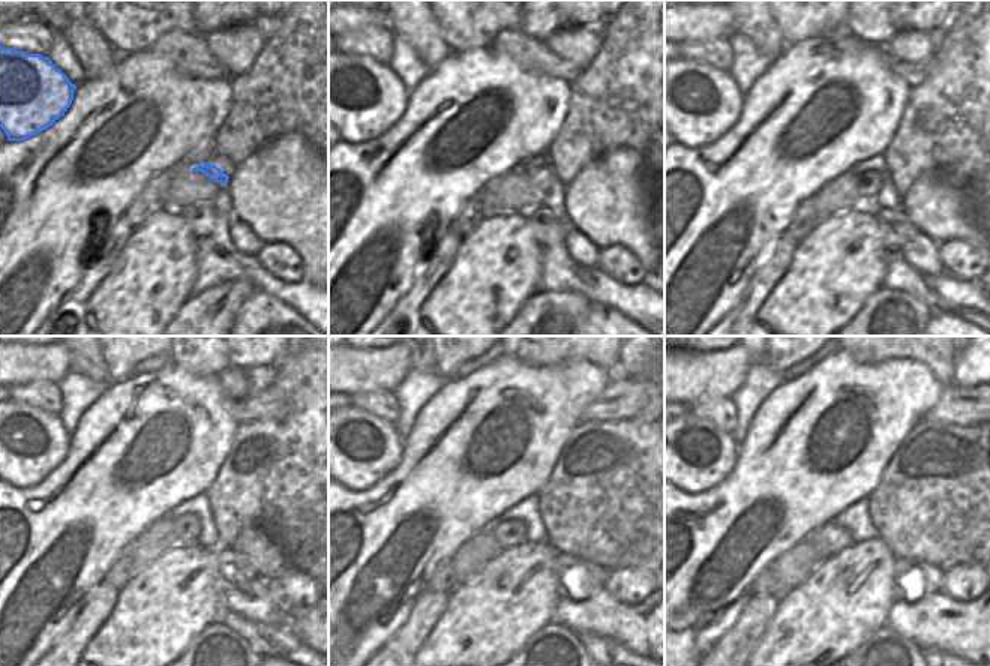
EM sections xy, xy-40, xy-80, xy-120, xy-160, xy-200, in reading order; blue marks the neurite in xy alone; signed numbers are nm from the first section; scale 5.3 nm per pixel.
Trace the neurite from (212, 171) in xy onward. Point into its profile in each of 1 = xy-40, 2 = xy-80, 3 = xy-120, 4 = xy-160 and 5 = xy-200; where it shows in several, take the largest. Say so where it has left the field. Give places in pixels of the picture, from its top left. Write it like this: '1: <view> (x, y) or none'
1: xy-40 (542, 177)
2: xy-80 (869, 183)
3: xy-120 (186, 528)
4: xy-160 (507, 533)
5: xy-200 (828, 540)

